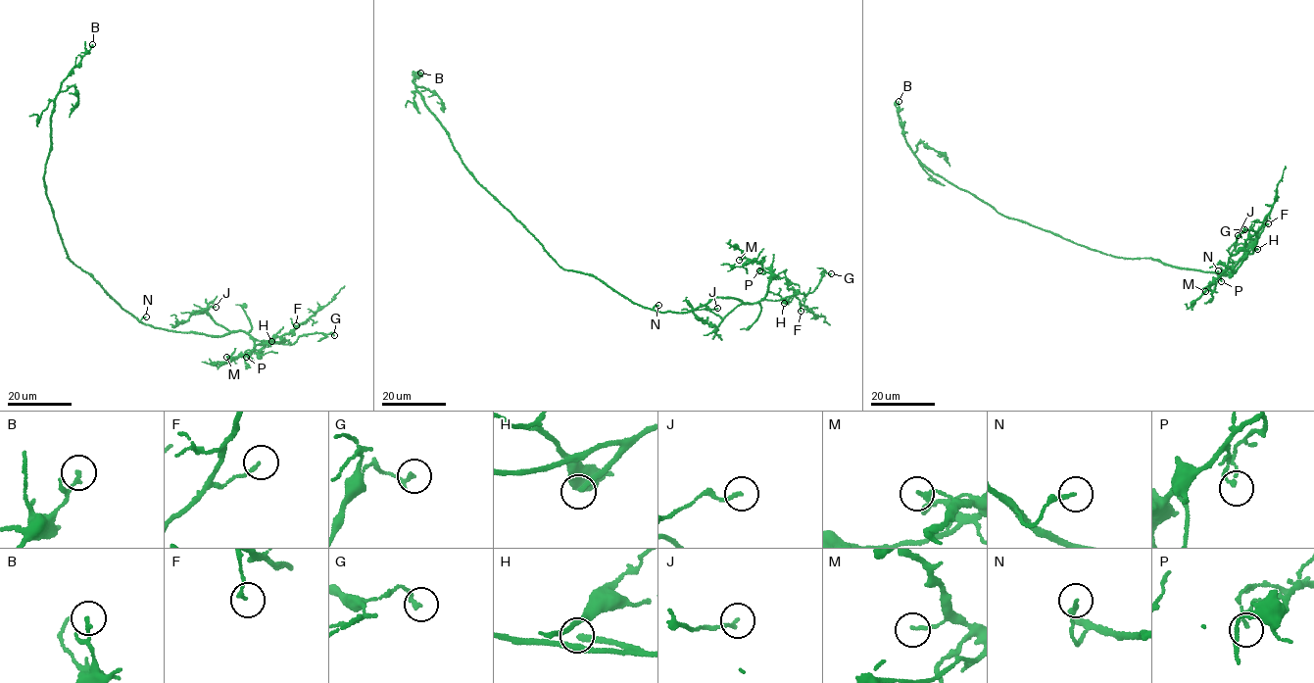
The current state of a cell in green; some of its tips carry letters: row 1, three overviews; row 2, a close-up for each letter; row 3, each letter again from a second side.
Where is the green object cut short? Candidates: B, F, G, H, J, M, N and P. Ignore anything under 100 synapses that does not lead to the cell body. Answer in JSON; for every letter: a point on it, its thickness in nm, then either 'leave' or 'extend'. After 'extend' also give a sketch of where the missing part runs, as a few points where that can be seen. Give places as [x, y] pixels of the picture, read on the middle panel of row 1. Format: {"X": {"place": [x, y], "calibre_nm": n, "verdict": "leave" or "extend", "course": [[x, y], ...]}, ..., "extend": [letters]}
{"B": {"place": [420, 73], "calibre_nm": 90, "verdict": "leave"}, "F": {"place": [801, 311], "calibre_nm": 140, "verdict": "leave"}, "G": {"place": [831, 273], "calibre_nm": 150, "verdict": "leave"}, "H": {"place": [784, 303], "calibre_nm": 220, "verdict": "extend", "course": [[784, 303], [764, 309], [748, 328]]}, "J": {"place": [717, 308], "calibre_nm": 150, "verdict": "leave"}, "M": {"place": [739, 260], "calibre_nm": 130, "verdict": "leave"}, "N": {"place": [658, 305], "calibre_nm": 140, "verdict": "leave"}, "P": {"place": [759, 270], "calibre_nm": 110, "verdict": "leave"}, "extend": ["H"]}

